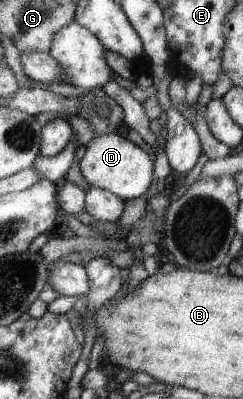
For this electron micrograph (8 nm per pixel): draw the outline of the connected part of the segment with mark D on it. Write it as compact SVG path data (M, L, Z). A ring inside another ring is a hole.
M118 133L94 136L83 148L78 162L81 174L90 187L113 192L124 201L146 196L152 182L157 180L156 174L154 174L154 160L142 148L124 140L122 136L118 136Z

